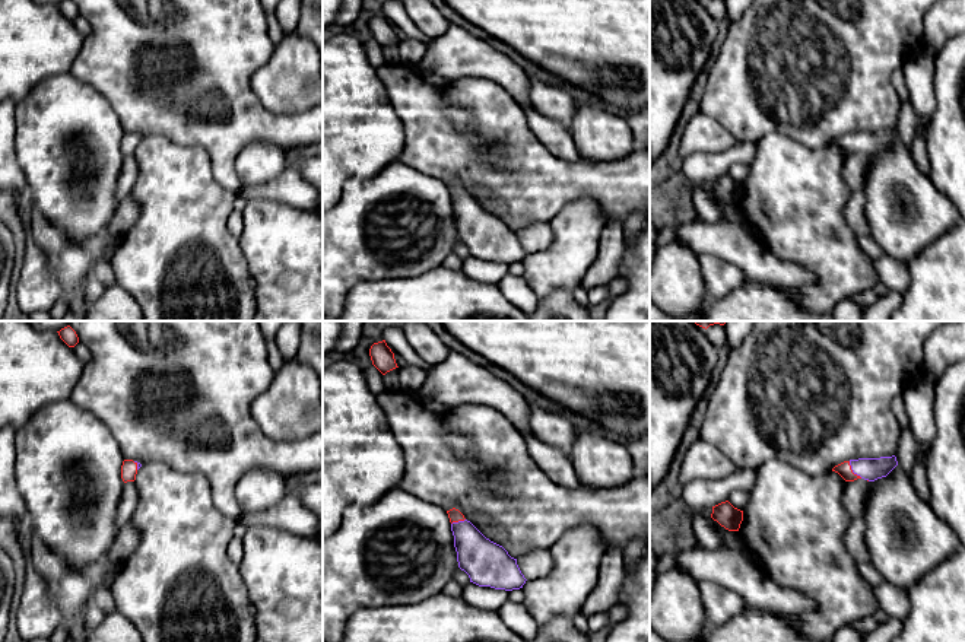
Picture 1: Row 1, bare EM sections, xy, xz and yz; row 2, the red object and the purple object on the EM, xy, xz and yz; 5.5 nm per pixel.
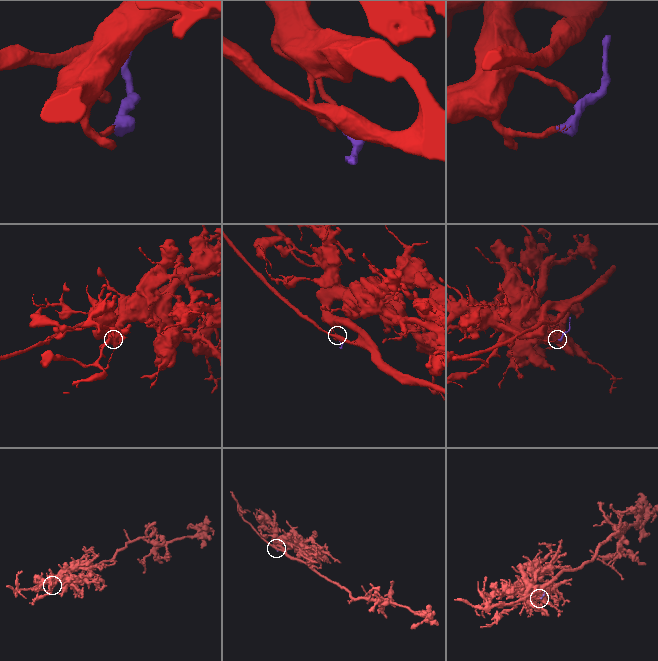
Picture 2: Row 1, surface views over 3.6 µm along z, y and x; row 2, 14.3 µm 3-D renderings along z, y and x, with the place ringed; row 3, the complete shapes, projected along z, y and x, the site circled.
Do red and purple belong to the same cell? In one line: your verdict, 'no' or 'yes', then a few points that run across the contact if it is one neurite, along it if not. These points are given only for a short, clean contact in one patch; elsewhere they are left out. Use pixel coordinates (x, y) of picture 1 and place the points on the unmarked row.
yes | yz (844, 142), (851, 145), (869, 142)

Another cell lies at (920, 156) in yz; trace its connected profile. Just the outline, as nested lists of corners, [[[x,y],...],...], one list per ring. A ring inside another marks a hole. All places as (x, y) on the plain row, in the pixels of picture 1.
[[[918,121],[915,124],[911,152],[920,172],[923,172],[926,177],[930,177],[930,160],[926,152],[926,136]]]

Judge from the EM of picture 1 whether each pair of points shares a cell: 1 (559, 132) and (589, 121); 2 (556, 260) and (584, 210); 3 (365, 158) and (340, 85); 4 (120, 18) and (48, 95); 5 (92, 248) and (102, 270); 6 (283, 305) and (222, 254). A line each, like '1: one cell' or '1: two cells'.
1: two cells
2: one cell
3: one cell
4: two cells
5: one cell
6: two cells

